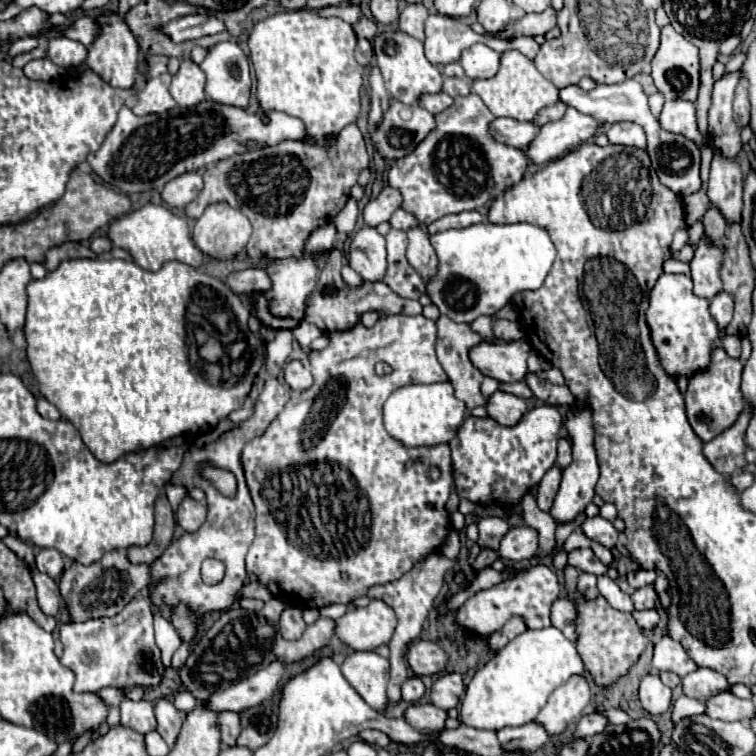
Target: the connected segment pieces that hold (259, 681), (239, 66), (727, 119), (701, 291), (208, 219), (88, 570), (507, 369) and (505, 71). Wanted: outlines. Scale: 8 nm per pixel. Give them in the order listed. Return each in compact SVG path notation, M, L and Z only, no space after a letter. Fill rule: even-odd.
M276 659L268 667L238 681L236 685L212 693L210 697L204 699L204 707L210 711L216 711L216 713L220 713L220 711L240 713L240 709L260 705L262 701L270 699L272 693L276 691L278 683L282 679L282 671L284 671L284 665Z
M224 41L214 45L200 67L206 73L204 91L208 99L224 105L248 107L252 87L248 57L236 43Z
M740 71L724 75L714 83L714 93L712 93L712 107L708 113L708 127L710 133L714 135L716 147L726 155L726 157L736 157L738 151L742 149L740 133L738 127L732 119L732 101L734 101L734 89L738 85L738 79L742 77Z
M704 237L700 239L694 259L690 261L690 269L692 269L692 281L694 281L694 295L702 297L702 299L714 299L720 291L720 261L722 261L722 253L720 249L712 247Z
M224 201L208 205L192 231L196 247L204 255L220 261L232 259L244 251L250 235L252 225L248 217Z
M120 551L106 553L100 561L92 565L74 563L62 573L60 593L68 603L72 621L86 621L96 617L112 617L124 609L146 585L150 583L150 565L134 565Z
M524 339L506 345L482 341L480 345L476 345L476 349L472 349L472 361L484 375L494 377L500 383L516 383L524 381L528 373L528 353L530 345Z
M504 51L498 73L490 79L470 81L470 87L472 93L480 95L480 99L496 117L512 117L518 121L532 121L542 107L550 107L560 101L558 87L552 85L552 81L548 81L546 77L542 77L534 63L520 51Z

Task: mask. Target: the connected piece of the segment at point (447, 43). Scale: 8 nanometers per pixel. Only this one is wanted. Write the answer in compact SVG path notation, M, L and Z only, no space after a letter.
M436 13L426 19L424 51L432 65L448 65L458 61L460 53L478 41L482 41L482 37L456 17Z

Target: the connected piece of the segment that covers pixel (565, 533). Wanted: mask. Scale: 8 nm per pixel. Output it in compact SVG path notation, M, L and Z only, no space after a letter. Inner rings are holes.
M582 512L572 523L565 525L558 525L556 528L556 552L562 551L564 541L571 535L571 533L584 522L586 515Z

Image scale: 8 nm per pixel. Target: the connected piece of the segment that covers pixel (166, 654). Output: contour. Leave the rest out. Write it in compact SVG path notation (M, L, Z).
M154 609L154 633L156 633L156 643L162 651L162 661L166 667L170 667L172 653L180 647L180 637L158 609Z

